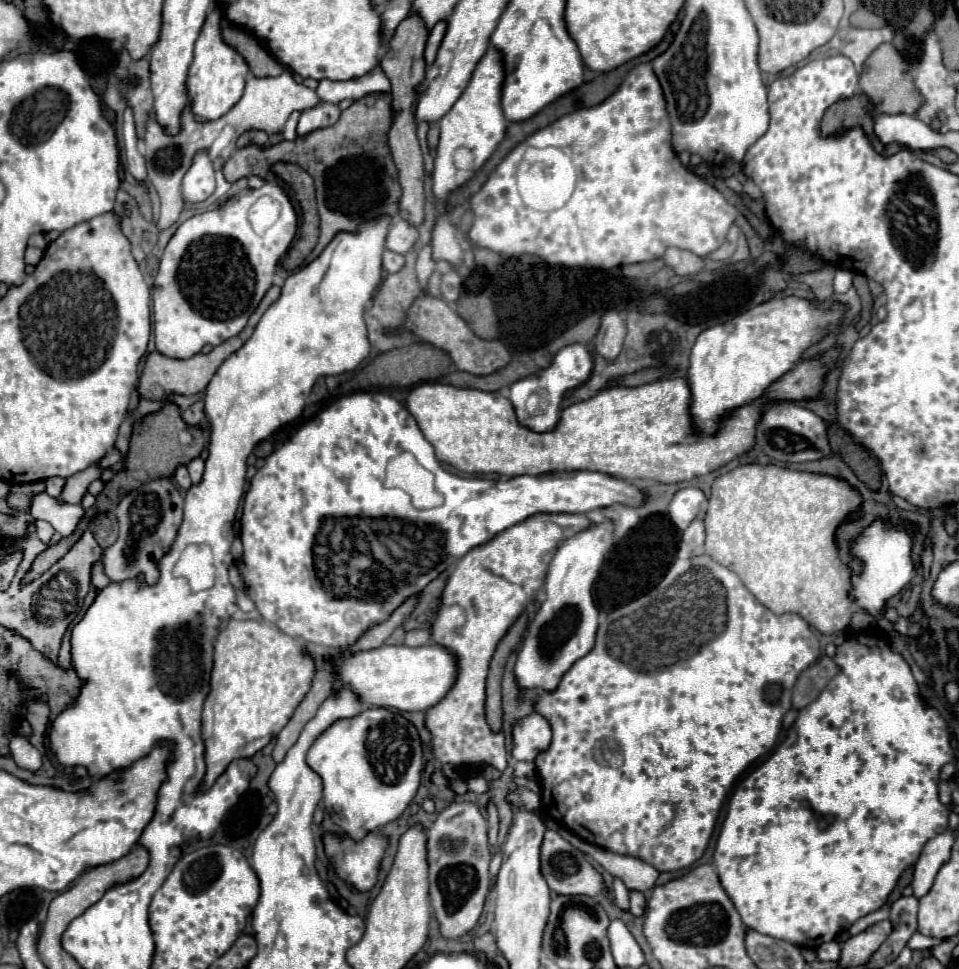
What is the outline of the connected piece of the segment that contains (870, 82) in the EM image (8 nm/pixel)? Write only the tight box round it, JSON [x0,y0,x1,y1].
[861,43,923,115]

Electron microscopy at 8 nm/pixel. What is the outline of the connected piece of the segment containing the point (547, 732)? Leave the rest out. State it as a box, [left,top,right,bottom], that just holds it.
[513,713,551,761]

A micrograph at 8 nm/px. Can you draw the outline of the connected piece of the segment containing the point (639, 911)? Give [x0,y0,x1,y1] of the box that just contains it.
[631,891,645,917]

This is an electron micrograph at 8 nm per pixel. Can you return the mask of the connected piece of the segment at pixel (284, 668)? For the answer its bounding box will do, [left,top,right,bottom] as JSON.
[203,619,315,787]

